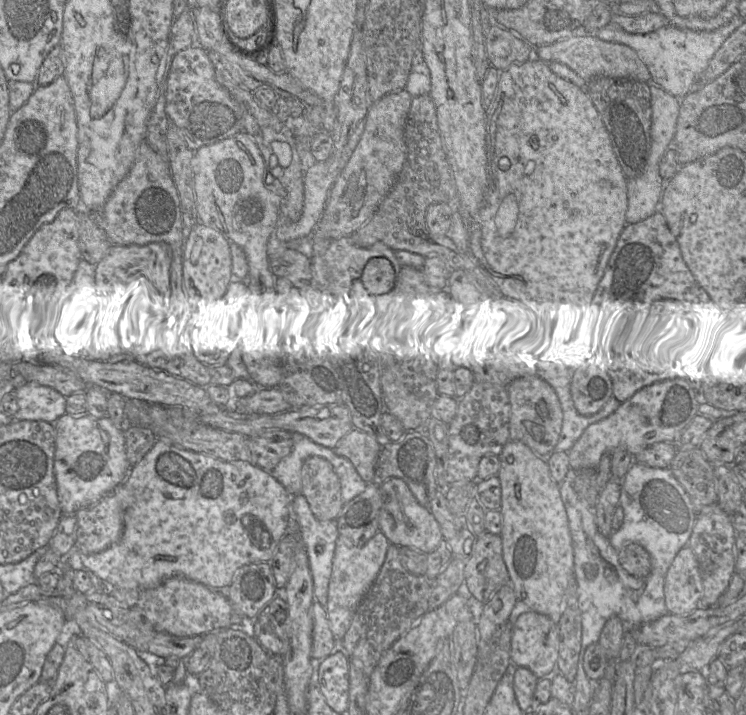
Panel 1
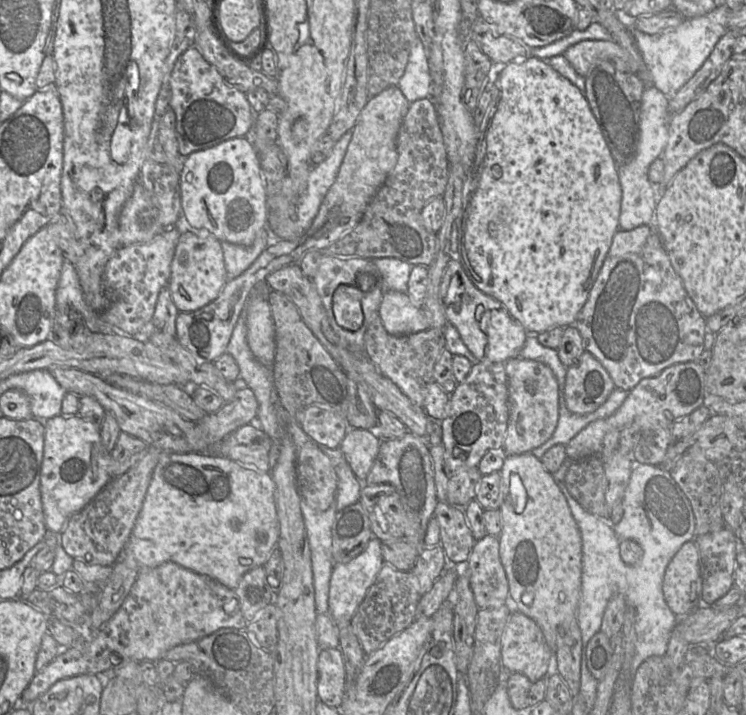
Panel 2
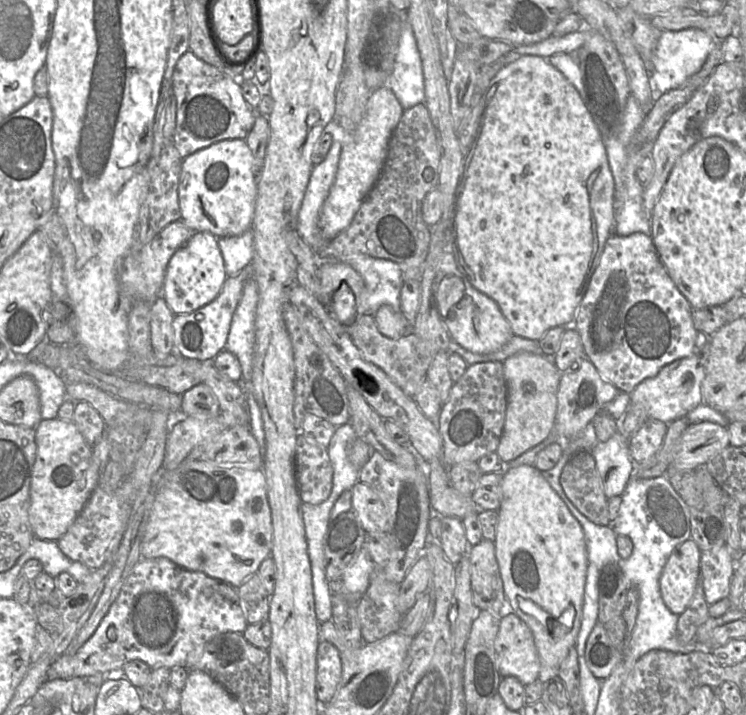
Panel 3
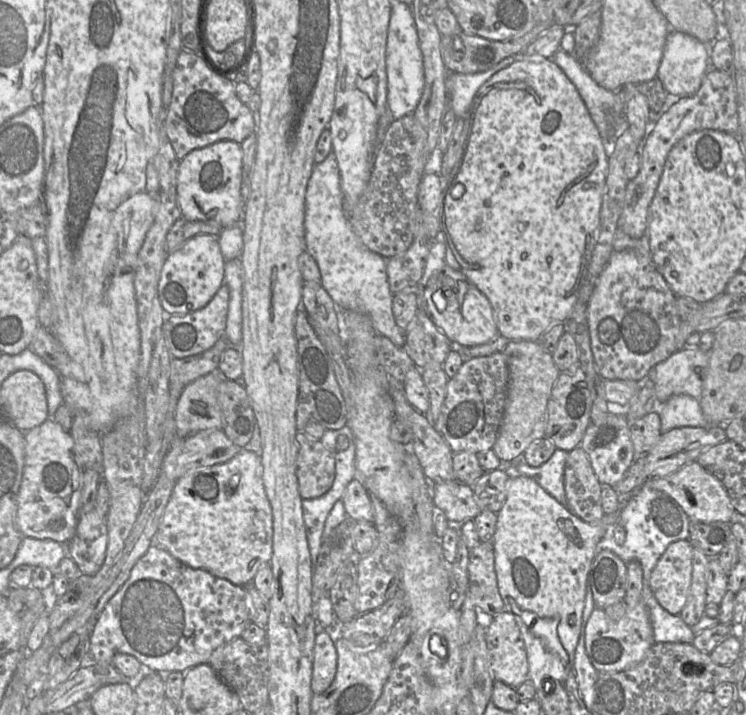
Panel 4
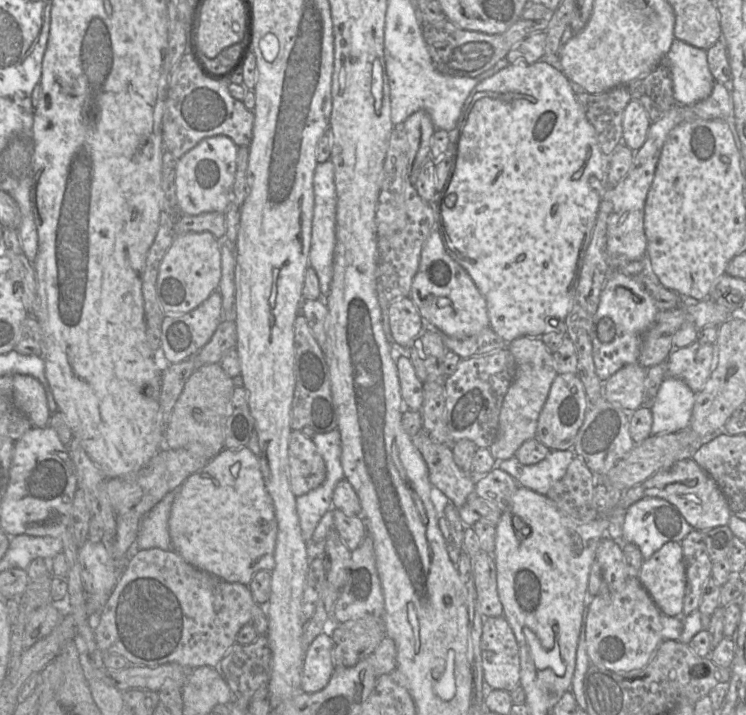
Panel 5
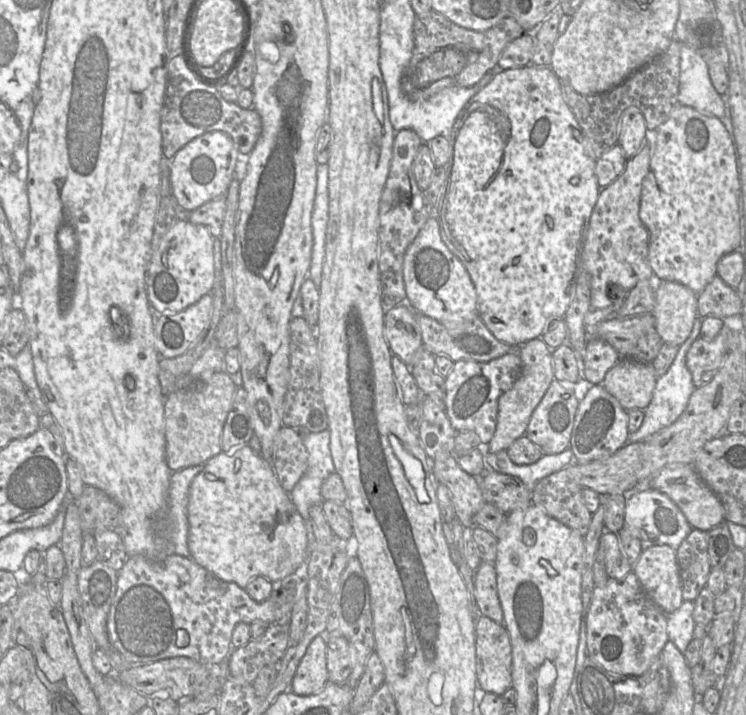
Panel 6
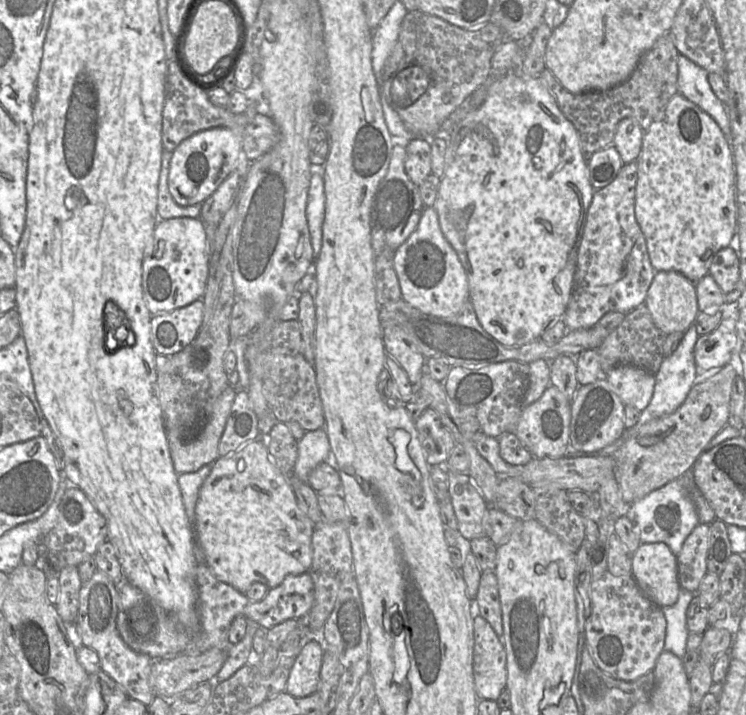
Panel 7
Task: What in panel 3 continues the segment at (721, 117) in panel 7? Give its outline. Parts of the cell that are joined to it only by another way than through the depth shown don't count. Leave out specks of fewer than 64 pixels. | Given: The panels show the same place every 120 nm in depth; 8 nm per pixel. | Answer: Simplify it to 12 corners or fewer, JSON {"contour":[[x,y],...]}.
{"contour":[[662,31],[650,61],[656,94],[681,87],[716,40]]}

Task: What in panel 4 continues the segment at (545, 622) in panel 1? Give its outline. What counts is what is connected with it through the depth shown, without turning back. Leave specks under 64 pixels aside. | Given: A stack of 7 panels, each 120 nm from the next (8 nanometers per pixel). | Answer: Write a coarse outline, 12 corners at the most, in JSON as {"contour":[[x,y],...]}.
{"contour":[[512,612],[486,632],[491,673],[517,689],[529,679],[525,643]]}

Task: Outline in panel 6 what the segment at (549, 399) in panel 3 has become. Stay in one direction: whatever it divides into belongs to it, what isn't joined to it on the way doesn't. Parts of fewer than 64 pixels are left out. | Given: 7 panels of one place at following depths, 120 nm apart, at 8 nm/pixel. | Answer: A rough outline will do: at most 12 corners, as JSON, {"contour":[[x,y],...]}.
{"contour":[[541,338],[518,347],[521,372],[498,399],[490,453],[526,434],[554,379]]}

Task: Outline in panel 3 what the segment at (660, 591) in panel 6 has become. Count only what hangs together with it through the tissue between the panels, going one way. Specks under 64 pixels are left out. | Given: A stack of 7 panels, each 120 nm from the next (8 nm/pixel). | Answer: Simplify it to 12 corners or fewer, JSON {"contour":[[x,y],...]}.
{"contour":[[693,539],[669,556],[660,589],[682,614],[701,583],[701,549]]}

